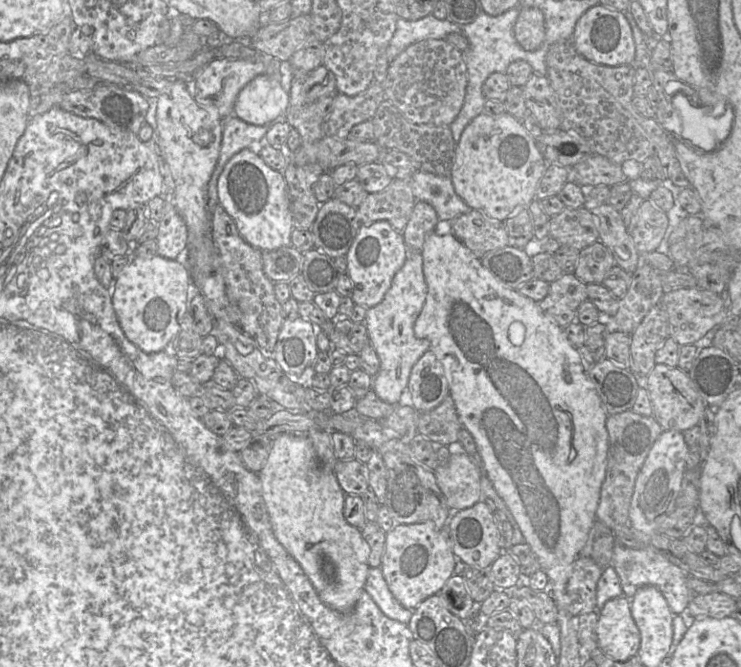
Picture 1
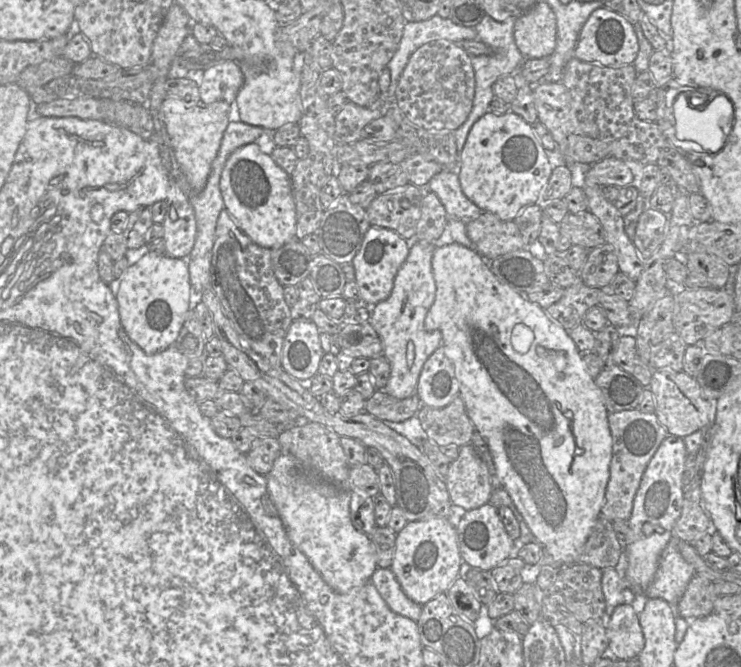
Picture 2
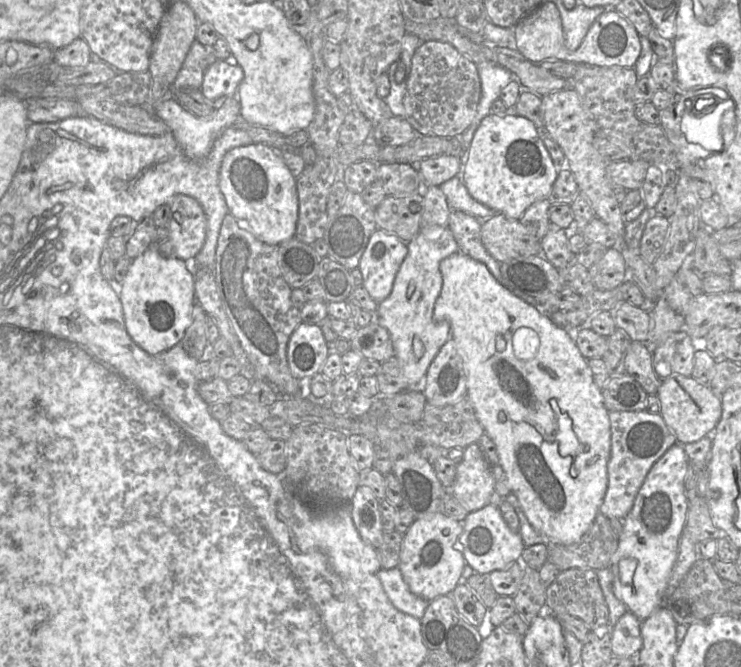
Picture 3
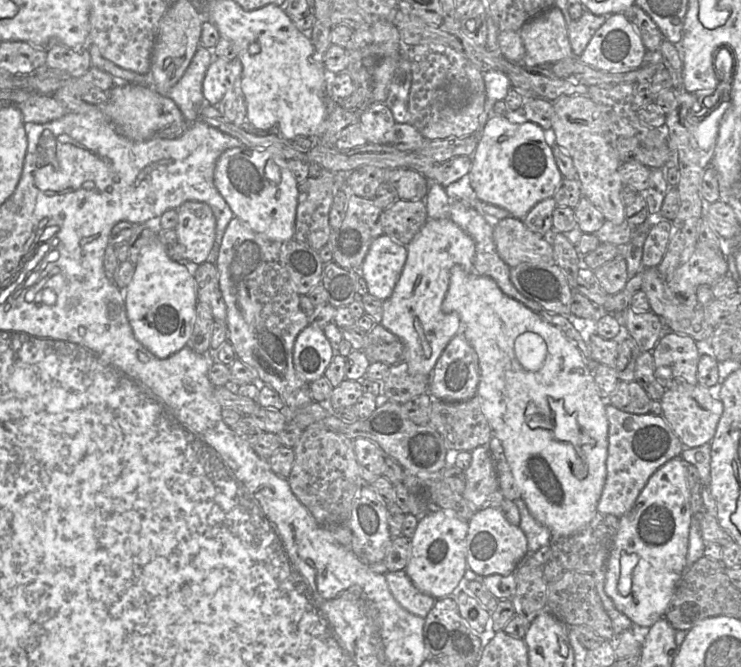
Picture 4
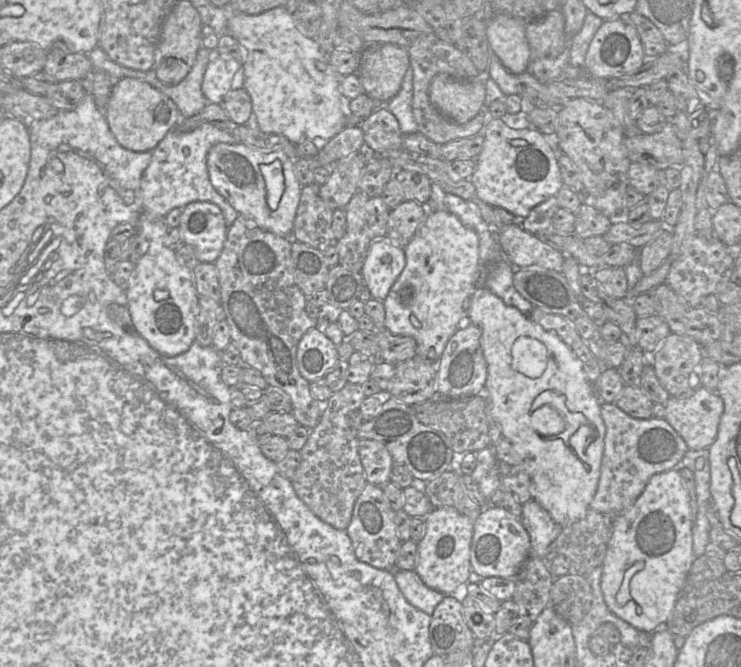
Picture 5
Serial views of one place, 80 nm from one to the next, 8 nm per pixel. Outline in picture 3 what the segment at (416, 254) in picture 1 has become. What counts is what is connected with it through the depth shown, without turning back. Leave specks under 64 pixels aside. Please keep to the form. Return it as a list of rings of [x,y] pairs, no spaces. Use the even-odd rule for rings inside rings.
[[[426,226],[407,243],[408,253],[394,280],[391,294],[378,303],[374,321],[387,329],[406,380],[407,390],[417,389],[425,380],[428,367],[440,348],[452,338],[448,321],[433,320],[435,302],[440,295],[443,279],[440,262],[454,253],[460,252],[448,226]]]

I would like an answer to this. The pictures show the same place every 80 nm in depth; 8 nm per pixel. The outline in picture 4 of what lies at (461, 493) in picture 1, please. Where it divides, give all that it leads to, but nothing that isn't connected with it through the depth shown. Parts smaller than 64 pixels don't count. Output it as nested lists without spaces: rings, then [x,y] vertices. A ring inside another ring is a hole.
[[[488,444],[478,446],[472,450],[471,456],[470,466],[465,470],[466,486],[462,495],[474,508],[481,509],[487,506],[489,496],[498,489],[498,478]]]

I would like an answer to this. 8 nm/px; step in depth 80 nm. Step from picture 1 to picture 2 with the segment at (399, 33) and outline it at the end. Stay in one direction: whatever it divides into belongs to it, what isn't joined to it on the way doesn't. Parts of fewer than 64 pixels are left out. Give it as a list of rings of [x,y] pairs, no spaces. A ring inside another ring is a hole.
[[[438,15],[424,21],[406,22],[399,46],[387,64],[391,83],[388,92],[382,94],[382,100],[386,100],[386,102],[395,101],[400,76],[411,55],[422,45],[436,40],[459,42],[478,40],[478,37],[474,28],[458,25],[450,18],[443,19]]]

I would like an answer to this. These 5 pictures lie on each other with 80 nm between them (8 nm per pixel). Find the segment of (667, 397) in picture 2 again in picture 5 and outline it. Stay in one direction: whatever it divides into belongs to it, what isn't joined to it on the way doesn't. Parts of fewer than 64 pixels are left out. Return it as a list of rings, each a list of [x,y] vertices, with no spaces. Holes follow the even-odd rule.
[[[700,386],[686,398],[670,396],[663,405],[664,419],[681,436],[689,449],[709,449],[716,440],[720,418],[724,411],[723,400],[715,391]]]

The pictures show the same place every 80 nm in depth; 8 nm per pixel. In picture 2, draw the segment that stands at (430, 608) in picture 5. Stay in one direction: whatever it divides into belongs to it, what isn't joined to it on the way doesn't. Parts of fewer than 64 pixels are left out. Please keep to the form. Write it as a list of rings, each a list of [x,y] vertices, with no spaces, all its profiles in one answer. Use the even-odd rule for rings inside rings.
[[[378,567],[370,581],[393,612],[413,621],[419,619],[422,605],[407,597],[390,568]]]

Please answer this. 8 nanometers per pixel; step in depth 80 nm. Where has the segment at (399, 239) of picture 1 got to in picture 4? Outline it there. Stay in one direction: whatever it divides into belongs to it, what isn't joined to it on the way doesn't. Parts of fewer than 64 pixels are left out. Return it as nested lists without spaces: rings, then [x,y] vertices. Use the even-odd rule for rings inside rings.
[[[386,234],[373,240],[361,266],[368,293],[381,301],[389,298],[406,258],[406,246],[397,244]]]

